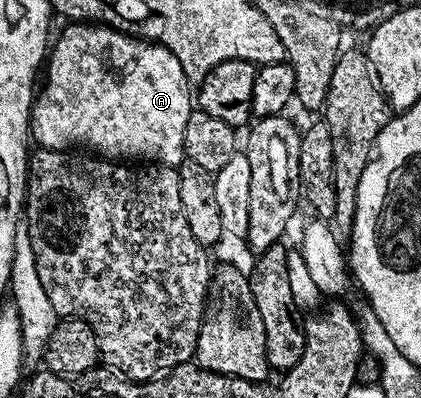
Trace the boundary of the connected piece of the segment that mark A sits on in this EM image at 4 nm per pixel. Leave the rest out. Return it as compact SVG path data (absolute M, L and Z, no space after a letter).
M68 23L61 31L60 38L53 40L50 52L46 57L46 73L48 78L44 81L44 90L37 92L30 114L30 137L37 146L46 149L71 150L72 145L85 145L85 150L96 155L103 155L108 159L119 159L124 163L155 163L156 165L167 165L169 167L179 166L185 160L184 155L184 132L186 131L186 119L190 119L194 108L194 97L188 94L190 82L187 75L182 71L182 63L174 59L174 55L166 47L156 44L154 41L142 41L139 37L132 37L129 33L120 33L109 25L98 25L95 23Z

